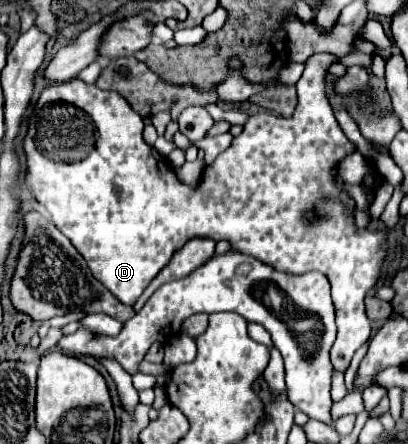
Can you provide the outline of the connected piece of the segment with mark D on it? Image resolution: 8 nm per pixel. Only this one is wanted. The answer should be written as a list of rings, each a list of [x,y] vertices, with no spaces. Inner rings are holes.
[[[73,79],[71,83],[63,83],[63,85],[55,85],[55,87],[47,87],[41,93],[39,99],[41,105],[41,113],[37,113],[37,119],[31,119],[29,125],[29,133],[25,137],[25,153],[27,153],[27,183],[31,185],[35,199],[47,207],[47,211],[53,215],[53,223],[55,227],[65,233],[67,239],[71,239],[71,243],[75,245],[75,249],[83,255],[83,259],[87,261],[93,277],[97,281],[101,281],[119,301],[123,301],[125,305],[133,305],[139,295],[145,291],[145,287],[155,279],[155,275],[163,269],[163,265],[167,265],[167,261],[171,261],[173,253],[179,251],[189,239],[195,237],[207,237],[213,241],[229,241],[231,247],[243,255],[251,255],[257,261],[263,261],[265,265],[271,265],[273,269],[279,269],[283,273],[291,273],[291,275],[303,275],[309,271],[319,271],[323,273],[329,283],[331,283],[331,297],[333,297],[333,305],[335,305],[335,313],[337,313],[337,339],[335,345],[331,349],[331,363],[337,371],[345,373],[345,369],[351,363],[353,353],[369,339],[371,335],[371,325],[369,325],[369,317],[365,313],[365,295],[369,289],[373,289],[381,277],[381,265],[387,257],[387,235],[381,231],[367,231],[367,229],[357,229],[355,227],[355,203],[353,199],[347,195],[347,191],[339,185],[339,163],[357,151],[357,147],[345,137],[345,133],[341,131],[339,125],[335,125],[335,117],[327,117],[327,119],[313,119],[313,117],[279,117],[273,115],[269,111],[259,111],[255,115],[249,117],[249,121],[243,127],[243,133],[239,137],[235,137],[233,145],[219,155],[211,165],[205,167],[199,183],[195,187],[185,185],[183,181],[179,181],[179,177],[175,175],[171,161],[165,159],[165,169],[163,169],[163,155],[147,145],[143,141],[143,117],[139,117],[139,113],[135,113],[127,101],[123,97],[119,97],[119,93],[107,93],[103,89],[99,89],[97,85],[87,85],[81,79]],[[73,103],[83,103],[83,109],[75,107]]]

